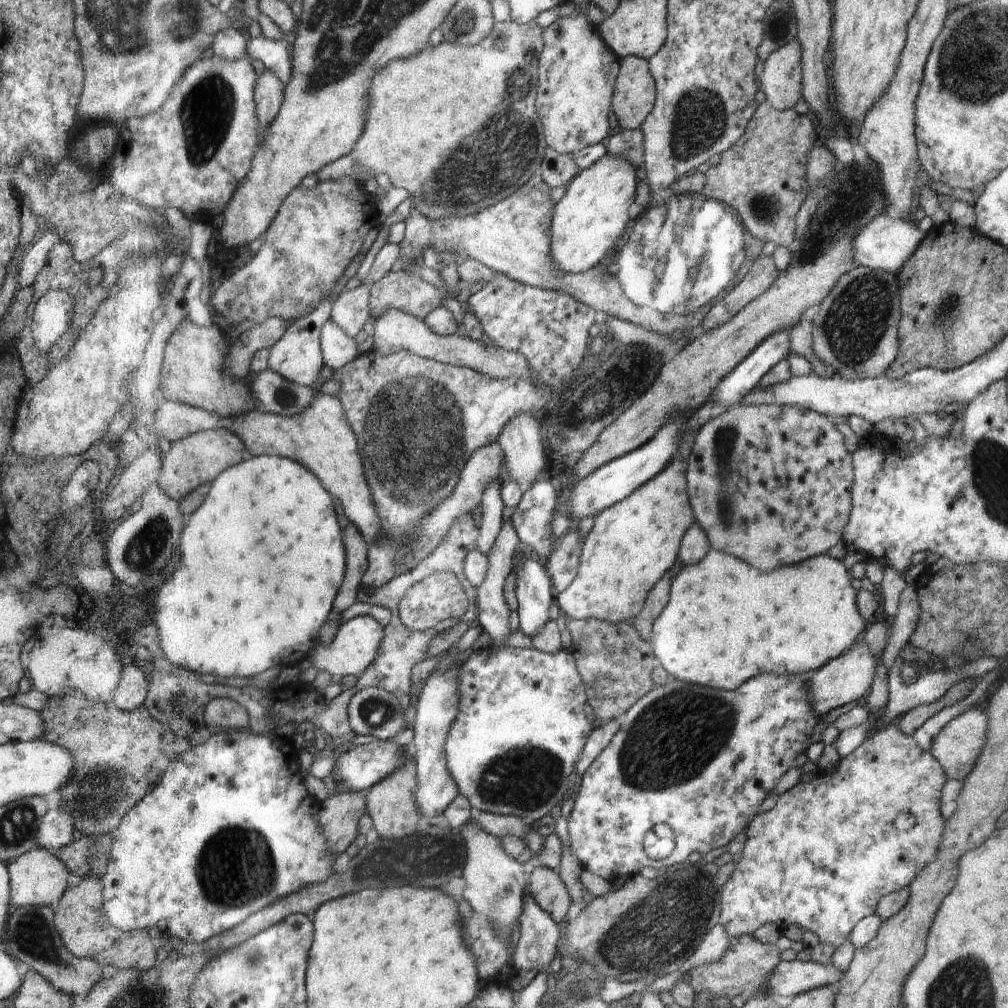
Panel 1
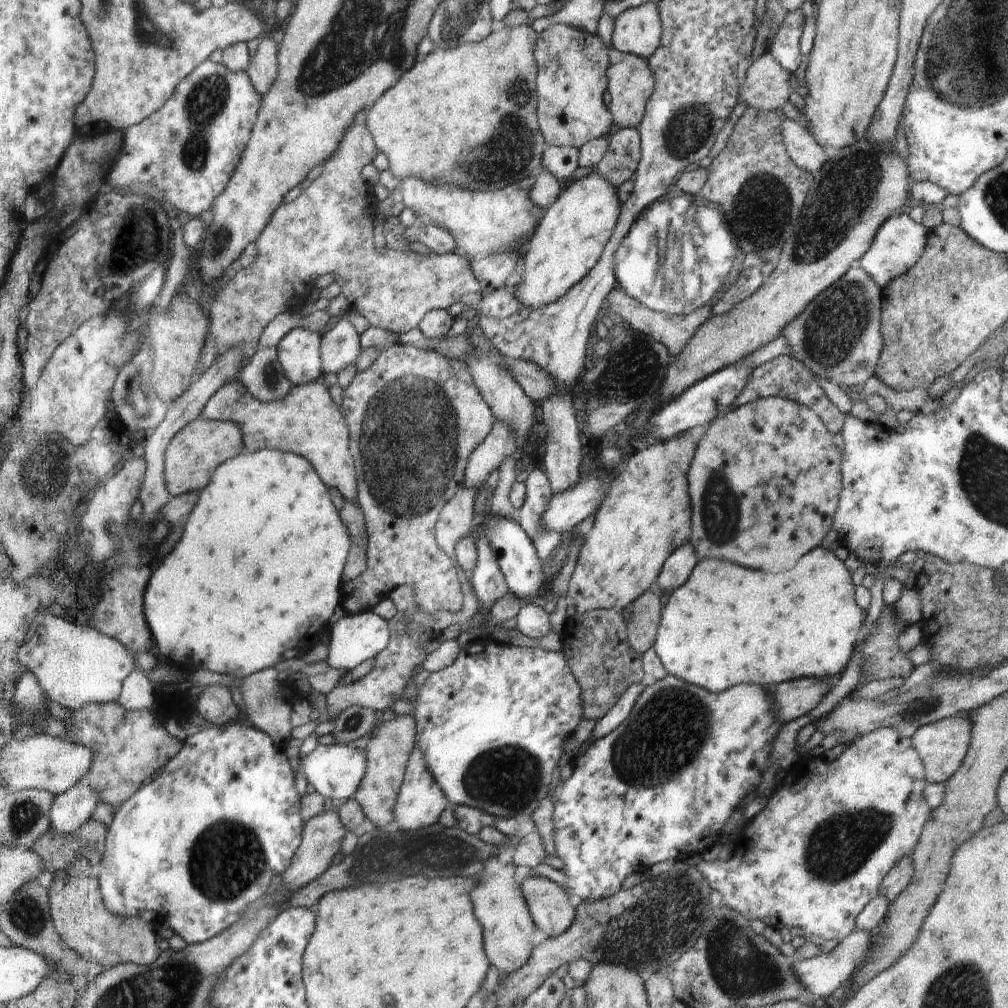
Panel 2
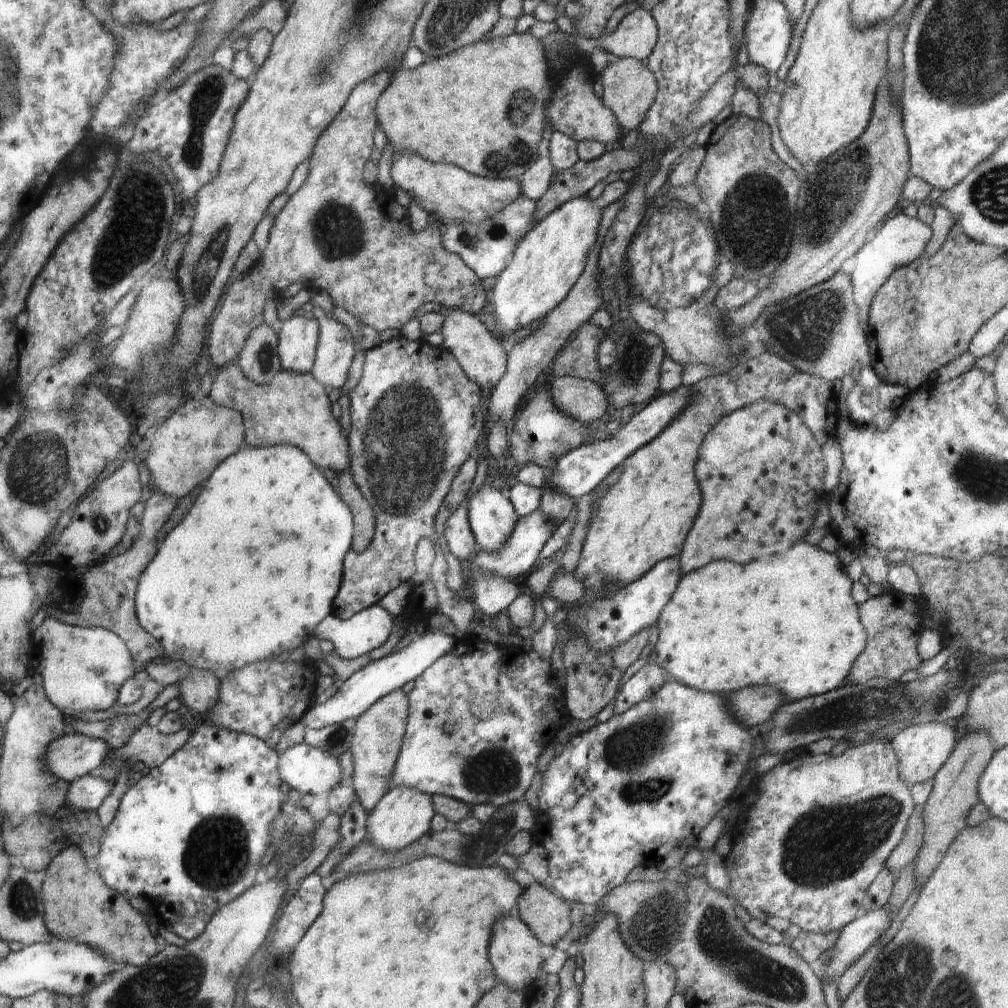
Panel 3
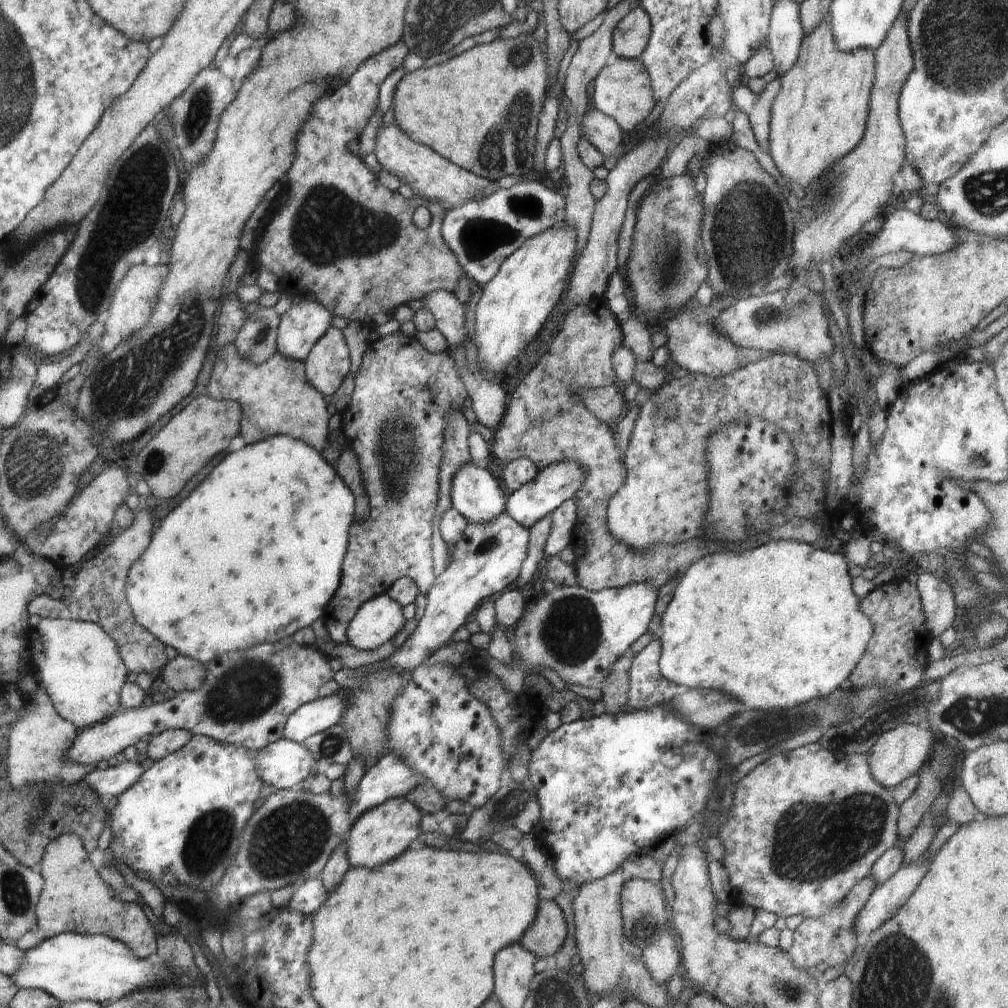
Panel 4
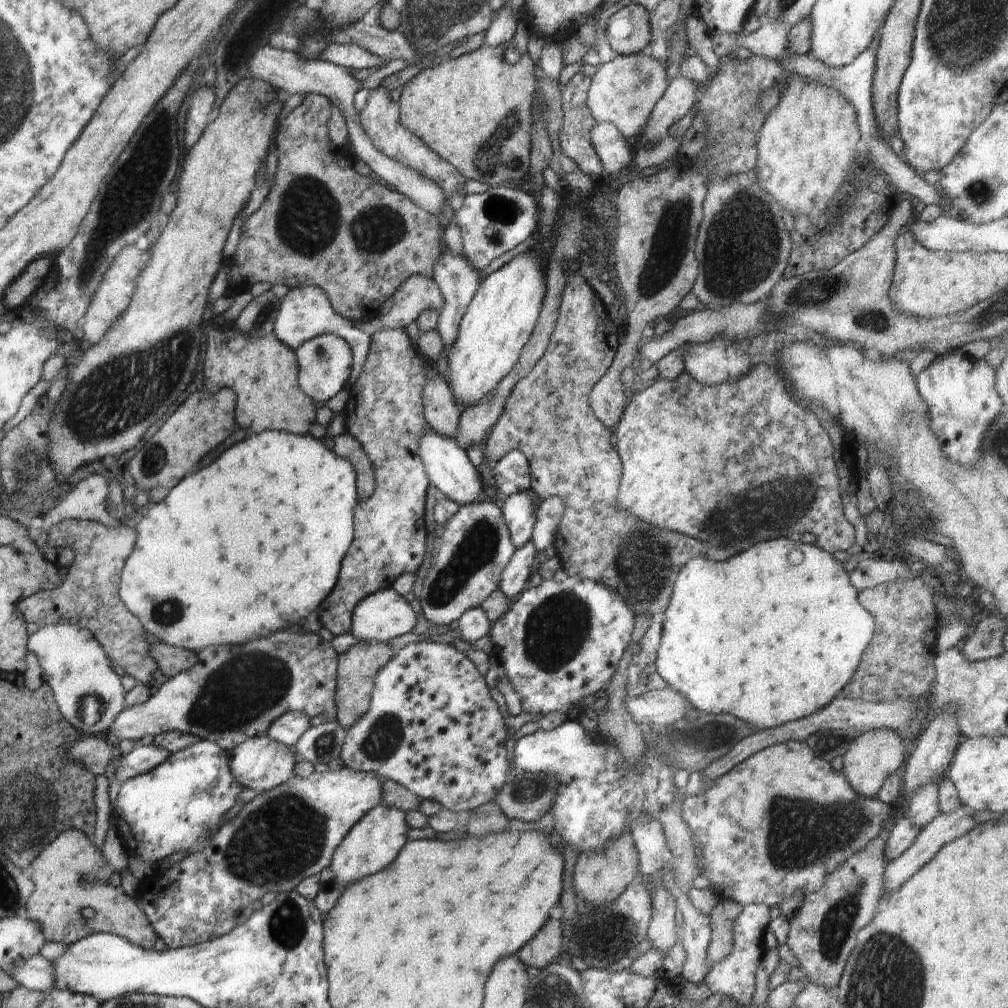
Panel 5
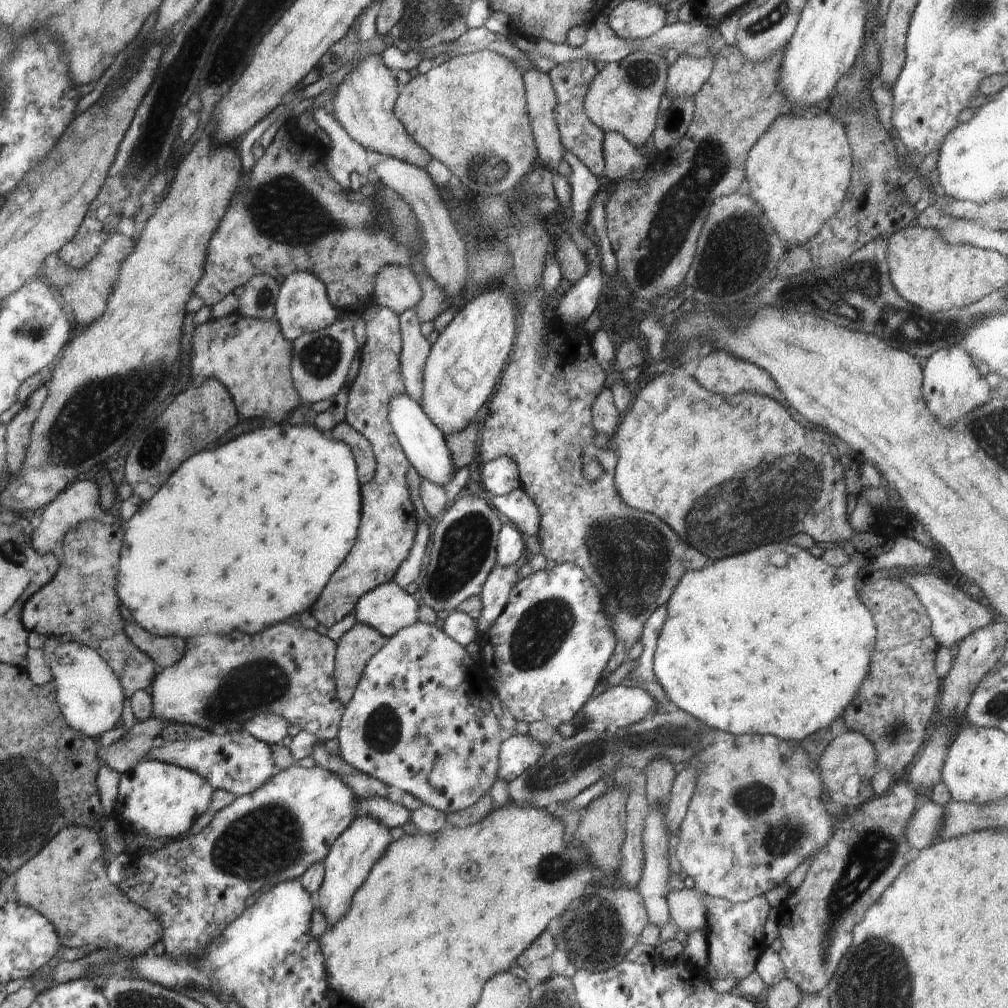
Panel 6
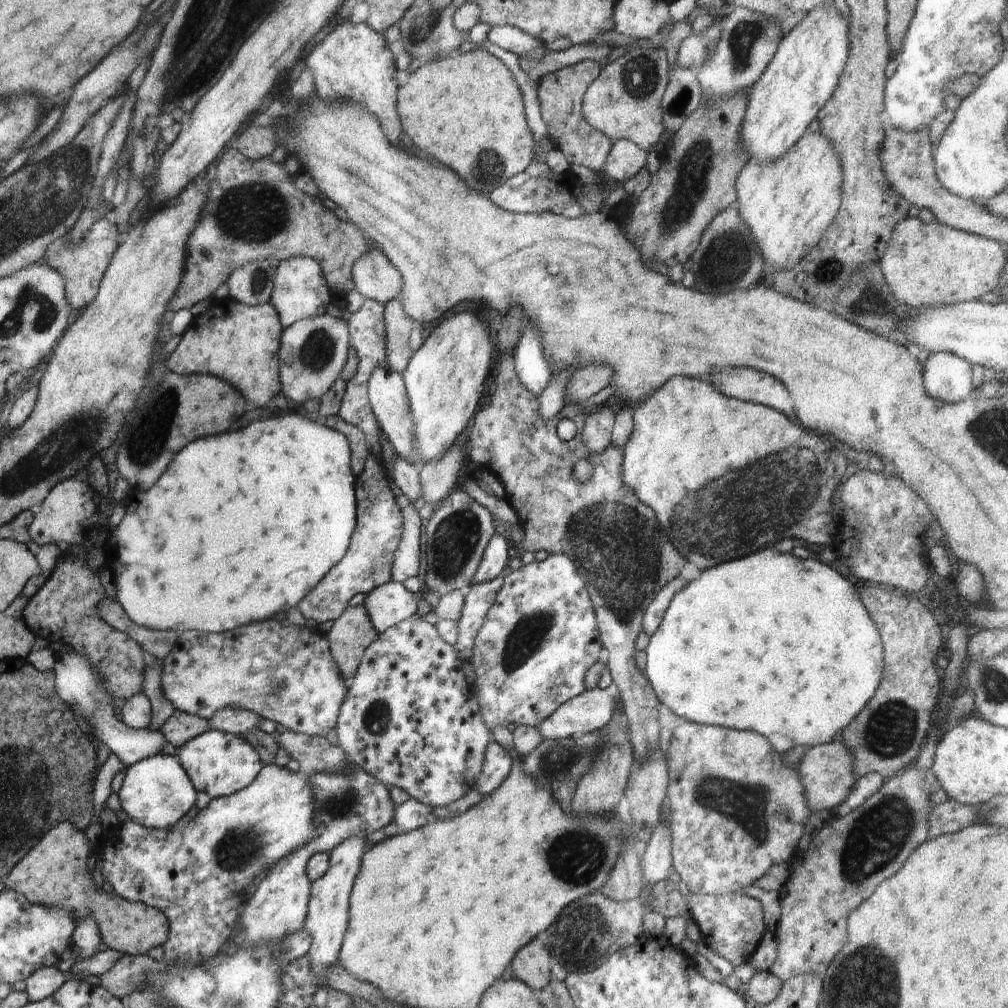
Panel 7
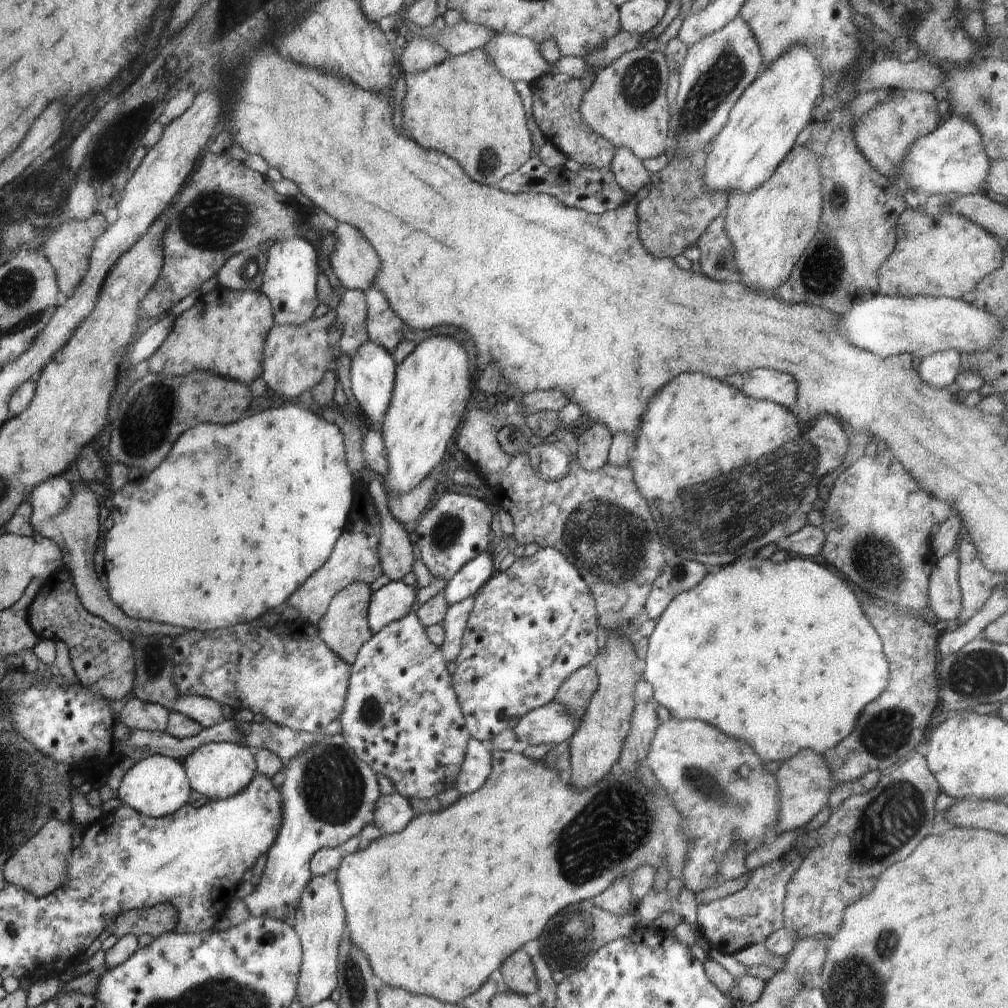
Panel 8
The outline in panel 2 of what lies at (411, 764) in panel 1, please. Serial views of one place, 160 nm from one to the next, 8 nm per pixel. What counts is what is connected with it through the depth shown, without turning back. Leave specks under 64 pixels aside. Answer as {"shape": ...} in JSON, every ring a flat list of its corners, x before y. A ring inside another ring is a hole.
{"shape":[[412,714,402,717,395,716,390,722,383,722,384,725,381,723,378,722,375,728,377,732,374,734,372,744,365,748,367,769,355,792,355,799,361,806,365,818,368,818,379,829,384,829,394,826,393,808,404,780,410,753,416,745,417,728]]}

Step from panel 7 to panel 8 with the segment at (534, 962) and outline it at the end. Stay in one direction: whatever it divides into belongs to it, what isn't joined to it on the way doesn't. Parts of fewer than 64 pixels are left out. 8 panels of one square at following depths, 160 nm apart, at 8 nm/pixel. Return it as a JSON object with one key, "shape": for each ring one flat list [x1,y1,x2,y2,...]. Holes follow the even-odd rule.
{"shape":[[519,948,508,955,501,964,500,970,508,990,526,996,538,992,539,980,535,966,524,948]]}

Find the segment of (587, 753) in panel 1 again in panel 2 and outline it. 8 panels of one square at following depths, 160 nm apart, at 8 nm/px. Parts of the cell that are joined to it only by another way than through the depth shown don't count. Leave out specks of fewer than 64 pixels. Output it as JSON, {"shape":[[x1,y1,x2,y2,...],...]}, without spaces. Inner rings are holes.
{"shape":[[632,685,619,698,619,701,597,721,597,725,592,732,596,739,603,739,607,734,610,734,615,728,618,728,622,722,628,718,628,715,633,711,636,699,641,695,644,687,640,685]]}

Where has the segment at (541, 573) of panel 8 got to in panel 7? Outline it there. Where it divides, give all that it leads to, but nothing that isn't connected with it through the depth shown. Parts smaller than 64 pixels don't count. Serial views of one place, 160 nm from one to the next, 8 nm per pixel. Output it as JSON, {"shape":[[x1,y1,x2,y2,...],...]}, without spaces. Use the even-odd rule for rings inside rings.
{"shape":[[549,555,542,562,533,561,528,565,523,565,518,570,507,570,504,574,504,582,497,592,494,604,487,610,485,621,476,635,473,655,470,662,467,663,468,672,473,688,478,686,478,690,474,690,474,694,480,707,480,714,483,716,484,722,490,730,494,730,497,726,508,724,538,727,559,706,571,701,587,689,587,684,585,683,586,673,590,666,598,662,598,654,603,648,603,644,600,640,597,620,595,619,595,610,584,579,578,574,576,565,572,562,571,558,568,558,566,555]]}

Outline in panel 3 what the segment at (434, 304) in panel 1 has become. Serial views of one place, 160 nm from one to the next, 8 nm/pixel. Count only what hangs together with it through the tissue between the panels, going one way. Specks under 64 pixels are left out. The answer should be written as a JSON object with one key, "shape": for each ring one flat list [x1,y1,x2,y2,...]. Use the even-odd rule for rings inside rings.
{"shape":[[382,71,355,86,343,110,320,136,309,162,310,176,306,184,296,190,296,194,292,194,288,204,275,217,260,261,254,269,242,273,230,284,223,307,214,318,208,336,210,370,202,377,200,386,206,396,212,386,212,372,218,372,224,364,236,361,251,331,264,324,264,305,268,301,282,298,283,290,298,280,310,280,318,276,317,291,326,290,334,306,344,308,359,323,370,325,378,333,387,328,401,330,414,318,414,312,428,302,436,302,448,309,460,309,471,315,488,306,488,294,478,275,457,254,449,253,442,246,442,224,438,219,429,214,428,227,416,232,411,227,408,208,392,200,388,200,386,206,378,204,378,190,364,183,364,165,375,148,375,104,392,76,394,73]]}

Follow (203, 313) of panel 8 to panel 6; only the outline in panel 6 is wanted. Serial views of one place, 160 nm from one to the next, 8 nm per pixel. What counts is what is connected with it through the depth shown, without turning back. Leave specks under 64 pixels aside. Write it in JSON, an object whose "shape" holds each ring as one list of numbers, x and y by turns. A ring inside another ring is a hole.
{"shape":[[236,313,218,320,210,319,194,328,191,360,194,386,200,386,207,379,218,379,230,391,232,398,236,398,236,406,240,406,244,418,268,418,275,423,288,418,288,414,300,404,300,397,291,377,292,343,278,323,275,319,248,319]]}

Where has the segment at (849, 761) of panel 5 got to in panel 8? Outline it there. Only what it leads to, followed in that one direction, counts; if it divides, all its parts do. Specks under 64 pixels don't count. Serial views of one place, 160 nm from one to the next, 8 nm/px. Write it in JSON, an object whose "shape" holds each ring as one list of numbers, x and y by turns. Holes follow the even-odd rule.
{"shape":[[810,749,799,750,786,759,774,776,780,789,781,811,779,826,771,839,779,833,804,828,824,806,830,805,829,798,835,785,824,756]]}

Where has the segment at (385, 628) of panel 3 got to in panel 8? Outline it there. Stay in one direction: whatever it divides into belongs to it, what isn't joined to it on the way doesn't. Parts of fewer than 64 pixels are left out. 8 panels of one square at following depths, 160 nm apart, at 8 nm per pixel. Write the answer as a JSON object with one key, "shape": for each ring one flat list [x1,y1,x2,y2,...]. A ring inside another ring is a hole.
{"shape":[[390,581,386,586,372,592,367,619,373,634,415,610,416,591,417,589,403,581]]}

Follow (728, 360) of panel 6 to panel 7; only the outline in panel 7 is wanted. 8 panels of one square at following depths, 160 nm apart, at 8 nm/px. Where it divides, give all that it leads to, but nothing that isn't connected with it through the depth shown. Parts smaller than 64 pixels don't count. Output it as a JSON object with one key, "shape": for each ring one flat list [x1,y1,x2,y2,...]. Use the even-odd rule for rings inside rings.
{"shape":[[734,368,730,370,730,374,726,374,726,370,714,374,712,382,726,396,772,406,784,412,788,418,796,420,790,394,786,392,784,384,772,375,768,376,764,372,750,368]]}

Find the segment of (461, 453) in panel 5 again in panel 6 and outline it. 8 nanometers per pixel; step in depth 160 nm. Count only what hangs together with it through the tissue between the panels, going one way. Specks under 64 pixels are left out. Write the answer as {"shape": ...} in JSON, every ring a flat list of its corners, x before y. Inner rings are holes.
{"shape":[[407,394,391,398,389,421,406,458,419,472,422,479,428,479,441,487,446,486,458,470,451,450,448,448,445,432,441,431,440,427,430,420,423,408]]}

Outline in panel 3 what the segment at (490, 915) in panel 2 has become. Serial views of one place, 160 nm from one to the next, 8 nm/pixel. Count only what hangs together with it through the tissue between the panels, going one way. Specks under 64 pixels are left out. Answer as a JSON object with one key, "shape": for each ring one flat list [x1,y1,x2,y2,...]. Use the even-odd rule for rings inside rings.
{"shape":[[514,907,503,917,498,917,491,934,488,954,498,981,502,981,506,986,509,986,509,989,528,988,540,973,545,950,542,944,538,942,535,934,521,919,517,907]]}

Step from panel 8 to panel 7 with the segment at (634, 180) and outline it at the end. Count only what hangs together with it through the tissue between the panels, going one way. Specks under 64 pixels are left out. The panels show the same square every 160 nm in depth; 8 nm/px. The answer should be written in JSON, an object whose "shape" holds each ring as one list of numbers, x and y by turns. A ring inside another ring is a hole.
{"shape":[[618,139,612,143,604,171,622,185,646,166,647,155,648,153,634,142]]}

